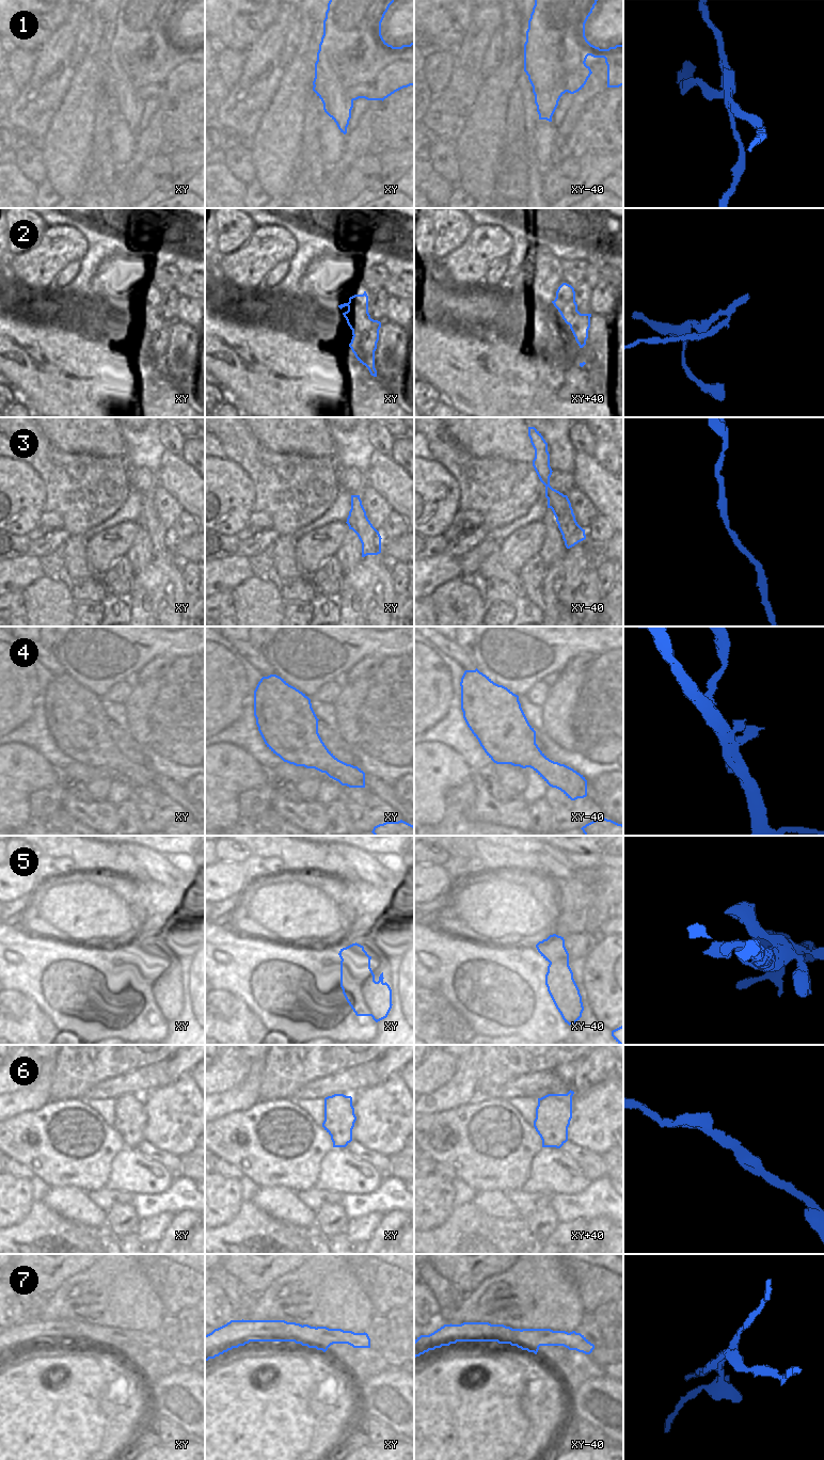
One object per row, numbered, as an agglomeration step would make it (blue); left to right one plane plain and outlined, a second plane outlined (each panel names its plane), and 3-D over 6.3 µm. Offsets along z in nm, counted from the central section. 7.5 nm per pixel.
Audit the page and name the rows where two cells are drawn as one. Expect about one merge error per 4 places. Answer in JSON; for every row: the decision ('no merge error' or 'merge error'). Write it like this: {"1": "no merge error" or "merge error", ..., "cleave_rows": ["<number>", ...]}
{"1": "merge error", "2": "merge error", "3": "no merge error", "4": "no merge error", "5": "merge error", "6": "no merge error", "7": "merge error", "cleave_rows": ["1", "2", "5", "7"]}

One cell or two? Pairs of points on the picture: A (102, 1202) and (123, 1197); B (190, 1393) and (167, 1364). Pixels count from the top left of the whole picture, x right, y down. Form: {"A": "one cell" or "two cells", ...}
{"A": "one cell", "B": "two cells"}

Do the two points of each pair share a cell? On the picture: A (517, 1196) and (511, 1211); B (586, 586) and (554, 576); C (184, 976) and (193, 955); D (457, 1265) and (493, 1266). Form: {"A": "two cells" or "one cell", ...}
{"A": "two cells", "B": "one cell", "C": "one cell", "D": "one cell"}

